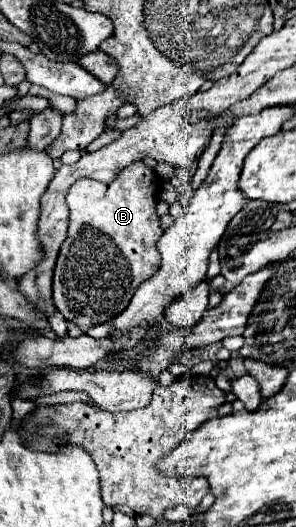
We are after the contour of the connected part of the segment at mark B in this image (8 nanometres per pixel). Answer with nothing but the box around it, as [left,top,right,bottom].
[54,160,162,330]

